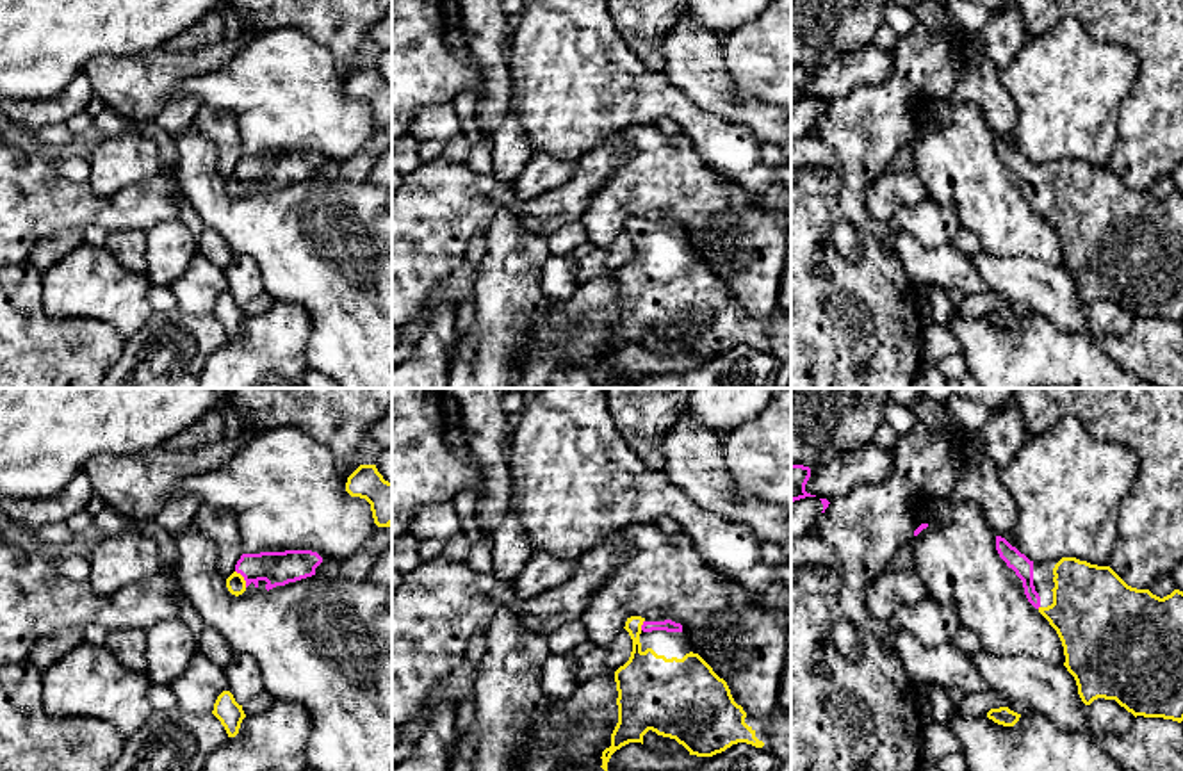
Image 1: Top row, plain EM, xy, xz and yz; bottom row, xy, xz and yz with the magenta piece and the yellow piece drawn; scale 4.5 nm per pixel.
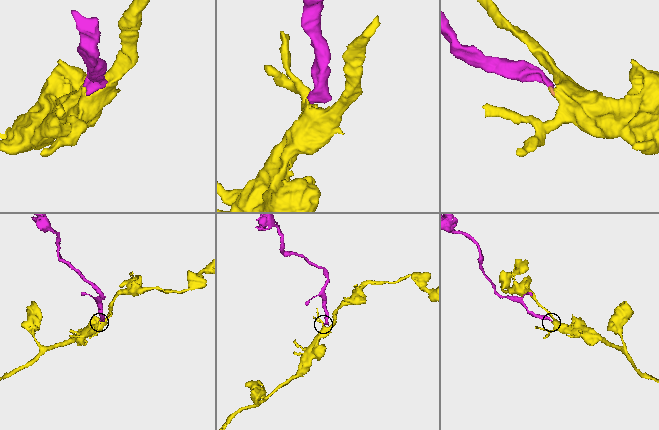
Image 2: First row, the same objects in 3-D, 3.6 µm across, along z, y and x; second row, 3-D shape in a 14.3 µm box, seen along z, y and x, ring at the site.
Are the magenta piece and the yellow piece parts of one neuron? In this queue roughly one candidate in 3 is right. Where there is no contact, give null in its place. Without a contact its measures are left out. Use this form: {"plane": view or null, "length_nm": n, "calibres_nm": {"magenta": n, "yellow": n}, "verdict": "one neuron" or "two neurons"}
{"plane": "xy", "length_nm": 90, "calibres_nm": {"magenta": 160, "yellow": 90}, "verdict": "one neuron"}

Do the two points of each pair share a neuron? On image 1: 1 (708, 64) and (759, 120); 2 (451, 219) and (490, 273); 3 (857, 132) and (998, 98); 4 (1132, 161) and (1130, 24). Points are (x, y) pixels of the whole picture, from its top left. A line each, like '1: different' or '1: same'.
1: same
2: different
3: different
4: same

